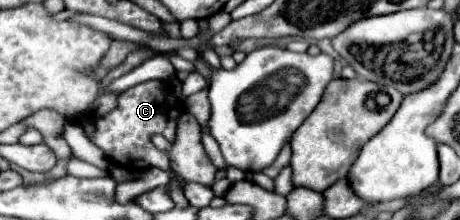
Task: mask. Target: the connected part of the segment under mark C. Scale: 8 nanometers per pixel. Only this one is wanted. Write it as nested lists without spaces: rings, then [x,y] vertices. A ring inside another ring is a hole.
[[[148,80],[142,84],[136,84],[128,90],[124,90],[118,96],[118,104],[114,110],[102,116],[94,116],[94,132],[88,134],[90,142],[94,142],[98,148],[104,150],[106,158],[114,164],[120,164],[126,170],[146,170],[146,168],[170,168],[170,158],[168,152],[154,148],[150,142],[152,134],[162,134],[168,142],[176,140],[176,130],[178,130],[178,118],[184,114],[184,106],[176,98],[176,102],[170,104],[174,94],[170,92],[168,84],[162,80]]]

